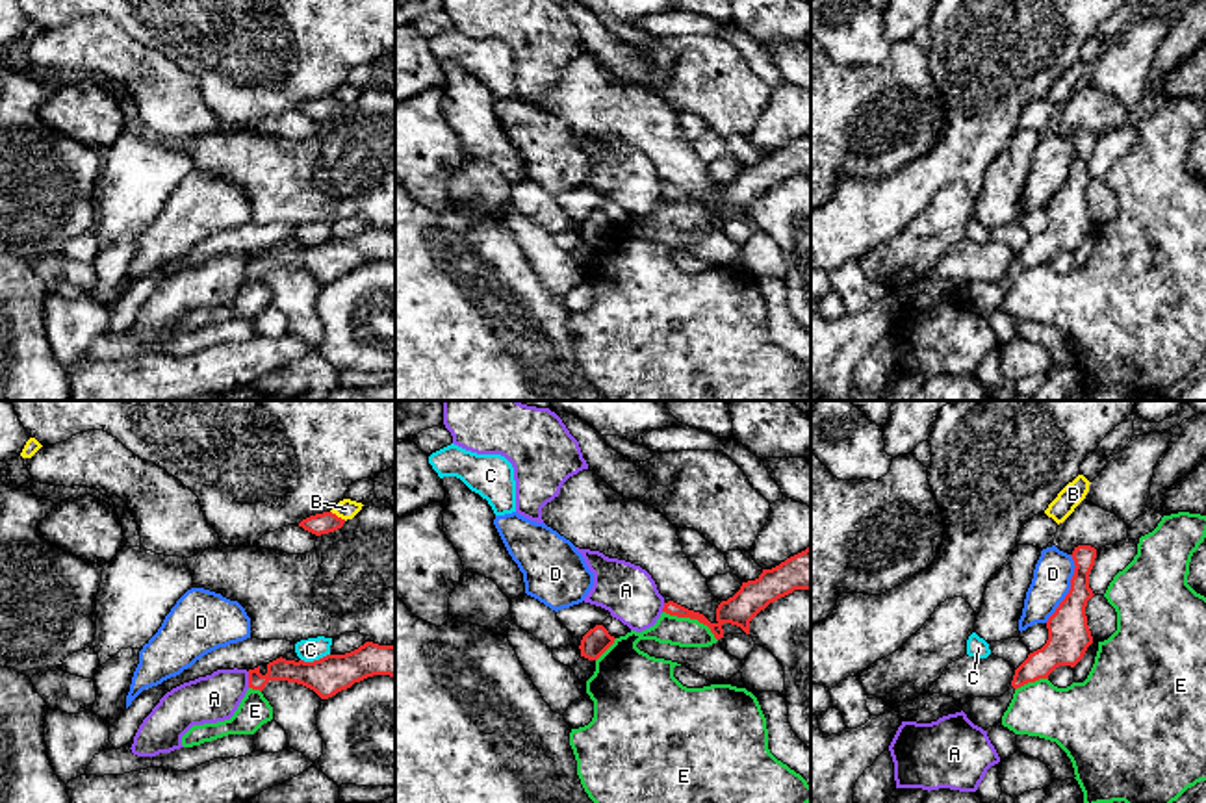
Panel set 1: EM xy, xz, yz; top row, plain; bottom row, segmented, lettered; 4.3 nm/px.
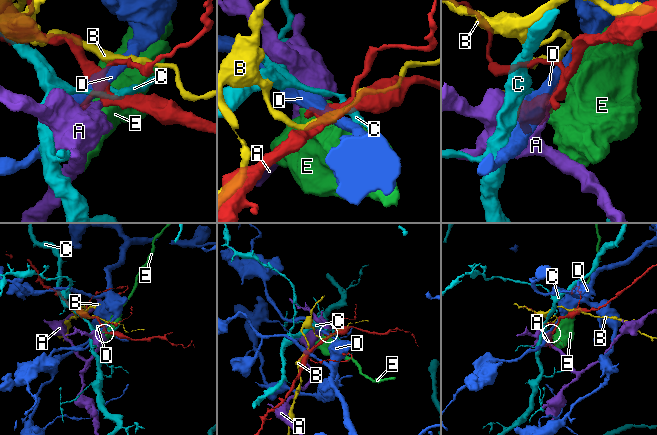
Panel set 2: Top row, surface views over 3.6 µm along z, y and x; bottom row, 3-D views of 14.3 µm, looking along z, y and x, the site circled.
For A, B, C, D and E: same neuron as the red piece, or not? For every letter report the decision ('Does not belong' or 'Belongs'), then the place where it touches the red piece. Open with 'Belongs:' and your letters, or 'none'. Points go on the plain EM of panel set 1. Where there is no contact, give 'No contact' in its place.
Belongs: none
A: Does not belong. Touches red at xy (249, 264)
B: Does not belong. Touches red at xy (336, 101)
C: Does not belong. Touches red at xy (314, 245)
D: Does not belong. Touches red at yz (1071, 173)
E: Does not belong. Touches red at xz (692, 203)

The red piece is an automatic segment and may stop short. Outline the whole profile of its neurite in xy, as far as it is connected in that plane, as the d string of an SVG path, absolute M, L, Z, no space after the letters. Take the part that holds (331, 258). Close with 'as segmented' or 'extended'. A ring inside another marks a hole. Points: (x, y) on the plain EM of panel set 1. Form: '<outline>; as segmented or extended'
M366 226L345 239L327 239L314 247L276 243L267 249L267 258L260 250L249 254L249 273L263 274L269 265L288 265L314 274L321 284L328 284L373 260L395 261L395 230Z; as segmented

